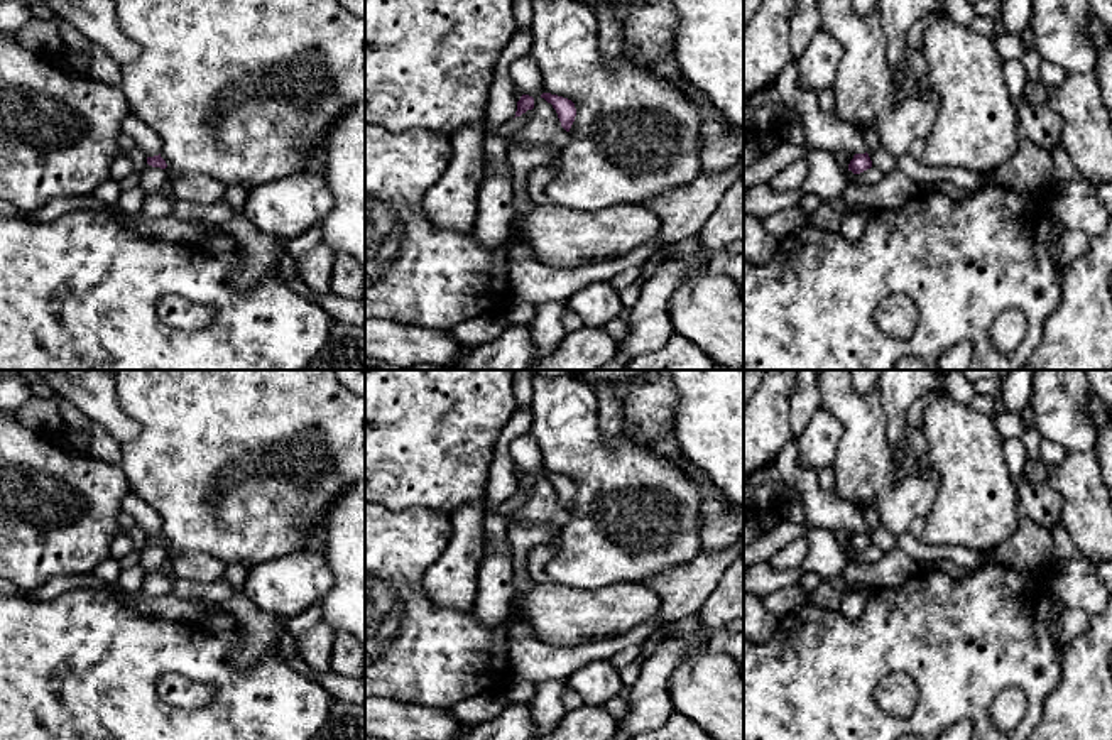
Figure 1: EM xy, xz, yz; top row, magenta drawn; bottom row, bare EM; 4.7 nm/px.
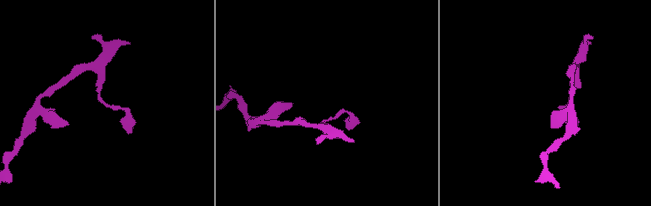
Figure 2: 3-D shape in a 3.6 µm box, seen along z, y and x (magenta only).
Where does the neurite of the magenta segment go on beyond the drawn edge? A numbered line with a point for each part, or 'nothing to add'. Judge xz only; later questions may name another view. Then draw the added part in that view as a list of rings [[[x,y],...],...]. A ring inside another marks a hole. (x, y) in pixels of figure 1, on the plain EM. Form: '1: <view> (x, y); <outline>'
nothing to add

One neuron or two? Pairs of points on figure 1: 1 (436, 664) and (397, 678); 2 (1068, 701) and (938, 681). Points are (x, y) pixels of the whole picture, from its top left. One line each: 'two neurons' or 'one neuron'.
1: one neuron
2: two neurons

